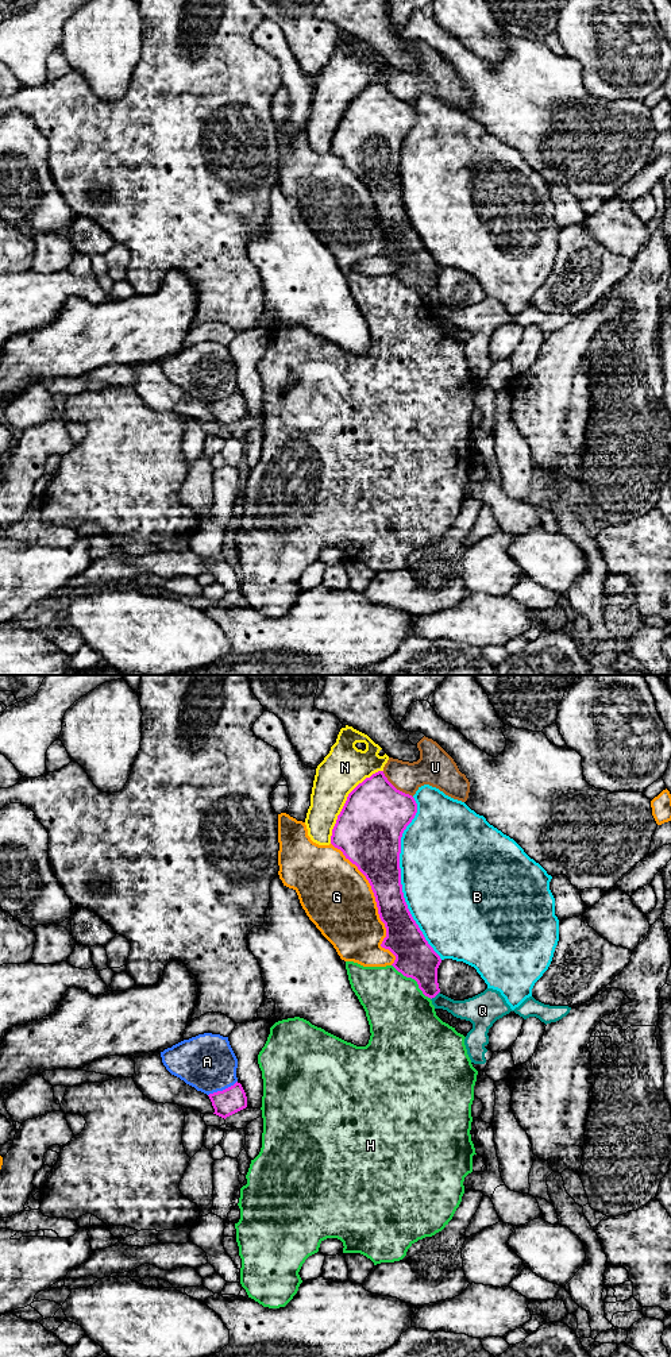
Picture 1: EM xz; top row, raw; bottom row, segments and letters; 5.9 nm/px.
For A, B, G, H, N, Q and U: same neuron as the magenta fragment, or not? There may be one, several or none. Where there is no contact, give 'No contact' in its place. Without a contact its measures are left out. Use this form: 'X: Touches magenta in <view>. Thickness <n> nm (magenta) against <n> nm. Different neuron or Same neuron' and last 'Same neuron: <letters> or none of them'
A: Touches magenta in xz. Thickness 160 nm (magenta) against 340 nm. Different neuron
B: Touches magenta in xz. Thickness 320 nm (magenta) against 500 nm. Different neuron
G: Touches magenta in xz. Thickness 240 nm (magenta) against 420 nm. Different neuron
H: Touches magenta in xz. Thickness 240 nm (magenta) against 380 nm. Different neuron
N: Touches magenta in xz. Thickness 400 nm (magenta) against 260 nm. Different neuron
Q: Touches magenta in xz. Thickness 240 nm (magenta) against 150 nm. Different neuron
U: Touches magenta in xz. Thickness 380 nm (magenta) against 190 nm. Different neuron
Same neuron: none of them

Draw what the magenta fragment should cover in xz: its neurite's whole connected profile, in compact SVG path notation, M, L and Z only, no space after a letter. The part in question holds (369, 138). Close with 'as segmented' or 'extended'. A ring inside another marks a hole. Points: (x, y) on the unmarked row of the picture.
M378 80L366 86L348 103L332 138L331 153L340 158L346 167L355 173L369 189L379 227L386 236L386 246L381 255L389 258L396 265L392 274L404 285L414 288L423 302L432 308L440 301L437 277L441 267L428 252L413 228L401 193L401 146L416 122L417 112L414 107L397 99L387 89L383 80Z; as segmented

